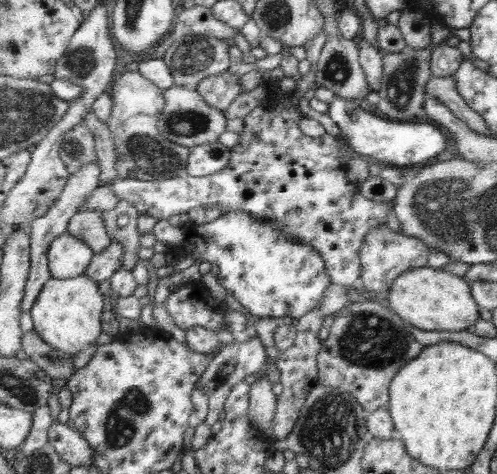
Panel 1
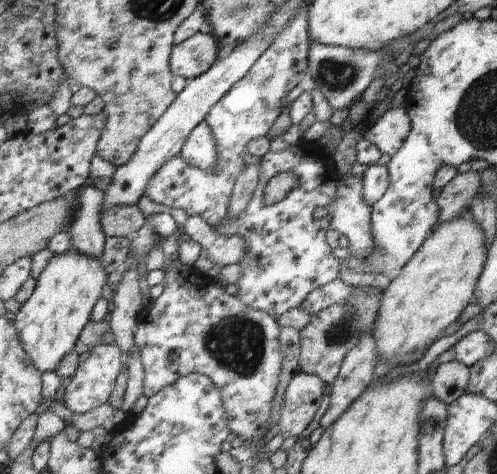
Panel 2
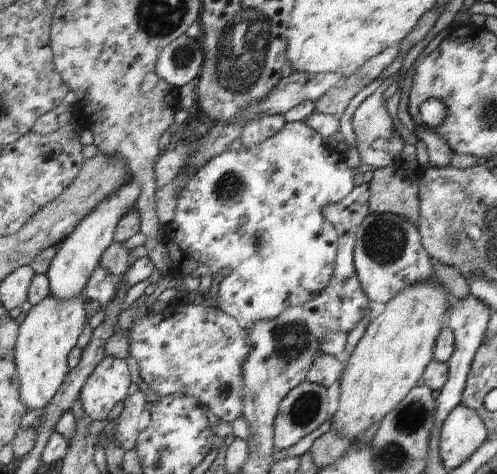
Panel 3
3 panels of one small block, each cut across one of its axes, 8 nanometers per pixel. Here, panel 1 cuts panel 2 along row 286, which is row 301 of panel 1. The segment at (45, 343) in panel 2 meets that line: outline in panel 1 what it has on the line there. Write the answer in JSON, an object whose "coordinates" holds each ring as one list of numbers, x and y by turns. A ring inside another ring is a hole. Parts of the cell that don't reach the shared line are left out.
{"coordinates":[[77,276,69,280,51,278,45,286,41,296,31,310,35,320,35,332,49,342,53,348,63,350,67,356,77,356,91,344,97,344,101,332,105,332,103,312,107,310,107,300,99,288,99,282,89,276]]}

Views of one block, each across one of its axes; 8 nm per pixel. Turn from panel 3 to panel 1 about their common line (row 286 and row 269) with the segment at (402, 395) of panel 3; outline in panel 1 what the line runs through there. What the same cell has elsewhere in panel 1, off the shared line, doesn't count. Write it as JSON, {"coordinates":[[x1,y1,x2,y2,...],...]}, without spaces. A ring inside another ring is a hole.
{"coordinates":[[411,268,403,272,391,290,387,292,389,308,399,314,409,326,433,332,461,332,467,330,479,316,477,316,477,302,471,296,471,288,465,278,453,276,443,268]]}

